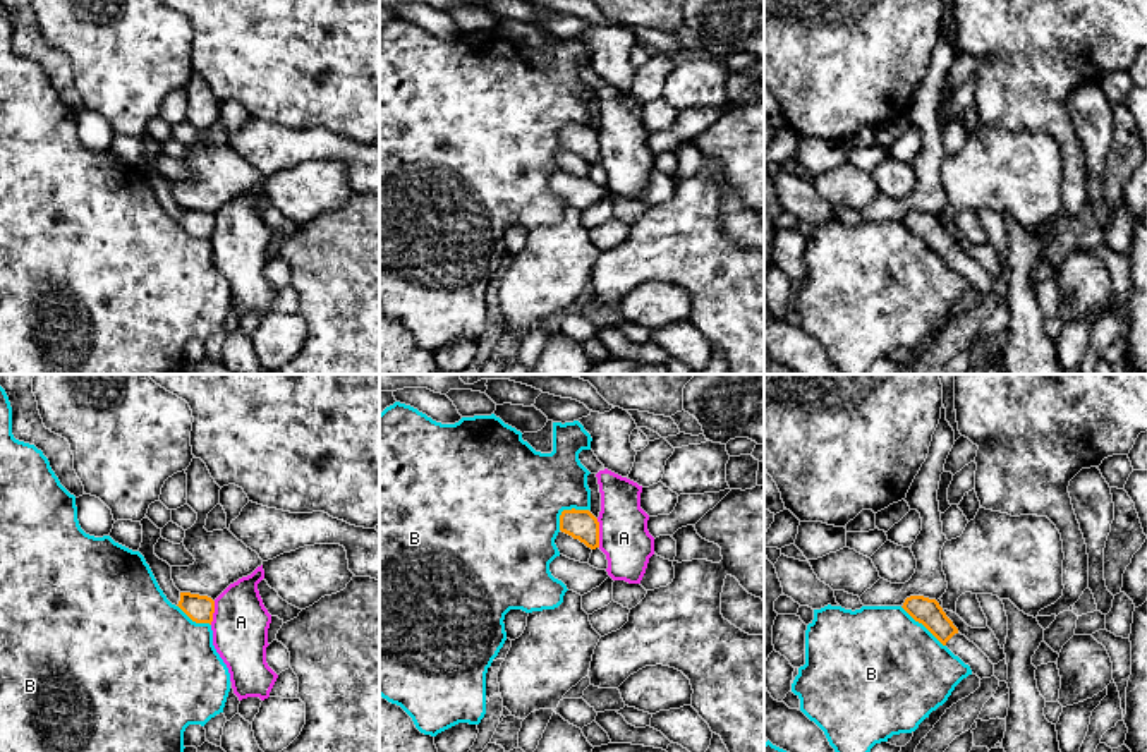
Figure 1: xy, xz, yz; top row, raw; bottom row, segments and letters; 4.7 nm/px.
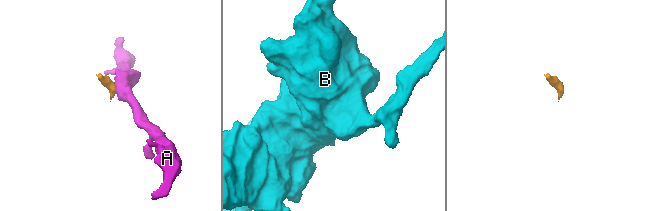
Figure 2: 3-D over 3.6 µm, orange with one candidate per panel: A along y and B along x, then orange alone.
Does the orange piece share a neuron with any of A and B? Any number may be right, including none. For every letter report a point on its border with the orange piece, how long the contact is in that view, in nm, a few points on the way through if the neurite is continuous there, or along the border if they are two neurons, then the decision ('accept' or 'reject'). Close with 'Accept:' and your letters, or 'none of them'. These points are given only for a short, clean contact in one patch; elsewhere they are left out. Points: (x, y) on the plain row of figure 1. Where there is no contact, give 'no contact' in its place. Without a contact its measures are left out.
A: meets orange in xz at (598, 148); contact 140 nm long; reject
B: meets orange in xz at (565, 126); contact 170 nm long; reject
Accept: none of them

